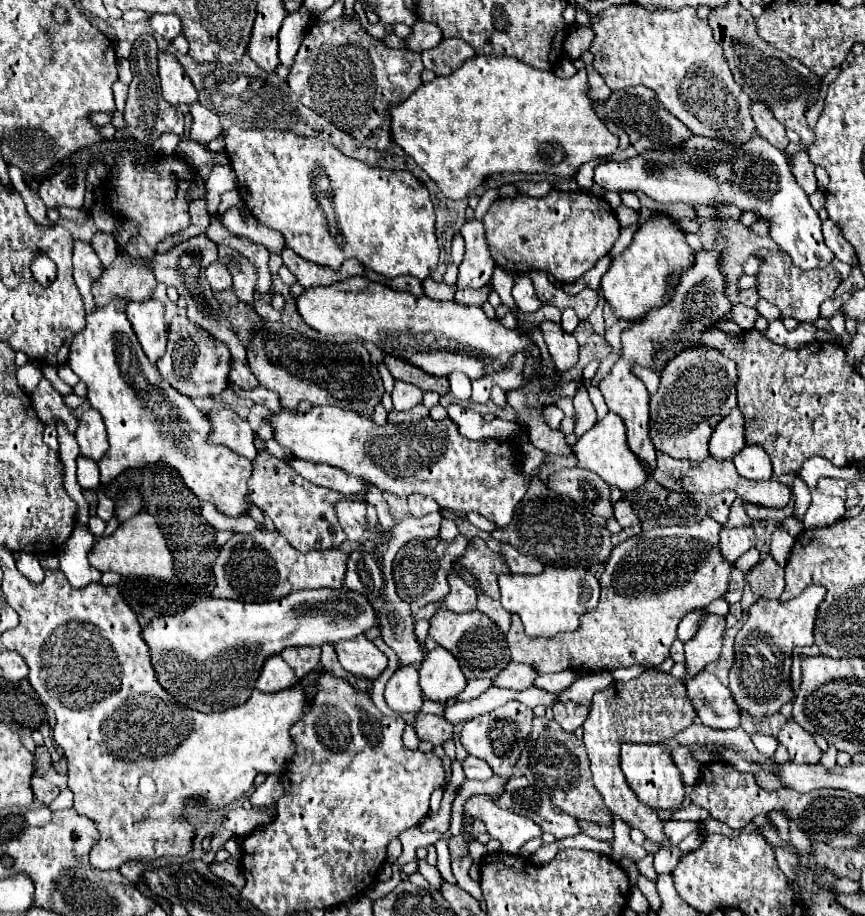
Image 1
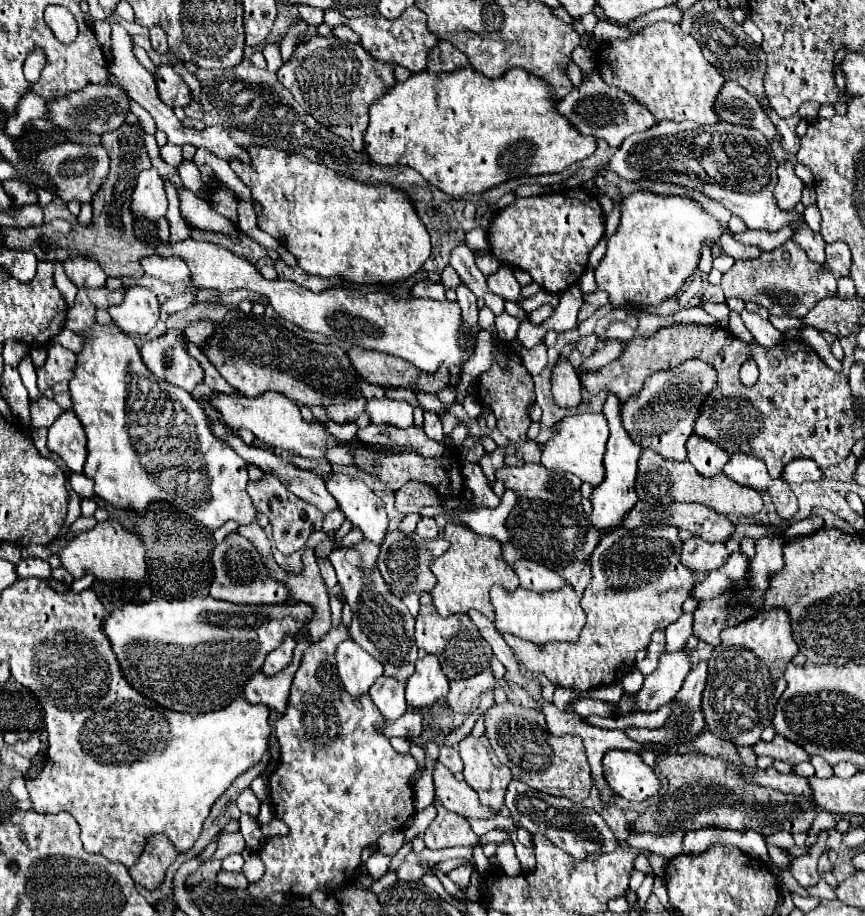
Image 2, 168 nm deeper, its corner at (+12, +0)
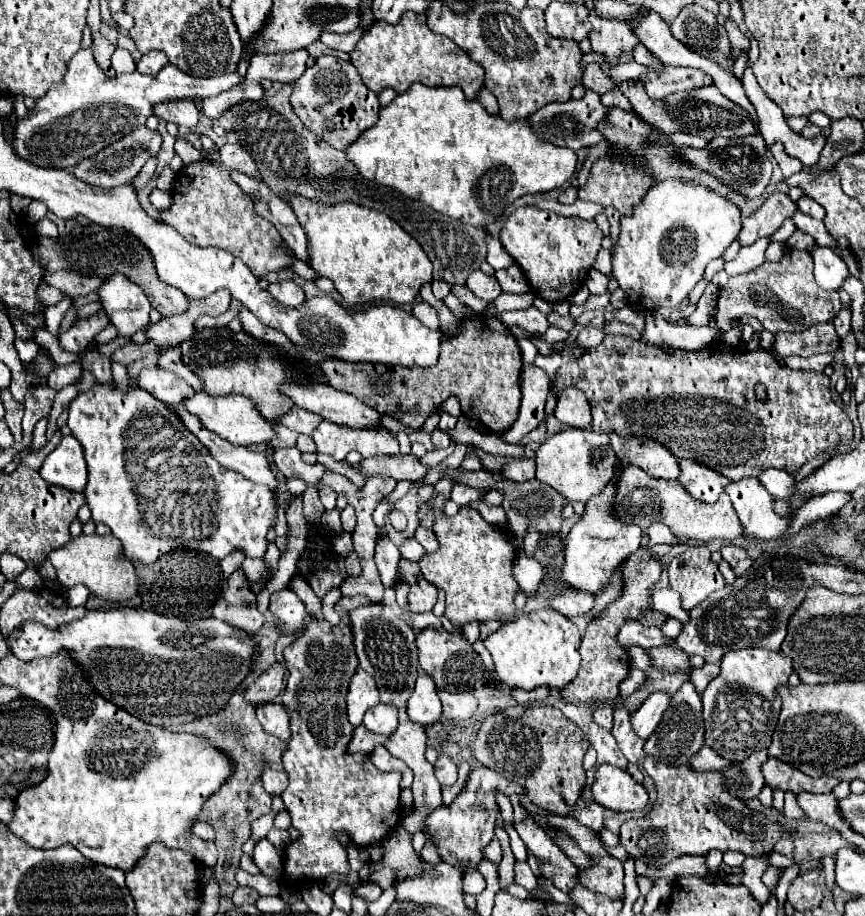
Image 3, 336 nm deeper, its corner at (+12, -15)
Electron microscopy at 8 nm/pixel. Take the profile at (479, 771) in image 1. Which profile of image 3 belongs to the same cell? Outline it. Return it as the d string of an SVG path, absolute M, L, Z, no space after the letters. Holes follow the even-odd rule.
M440 755L436 765L434 765L434 771L436 771L436 777L438 777L440 785L454 785L456 783L458 771L456 771L456 763L450 757Z

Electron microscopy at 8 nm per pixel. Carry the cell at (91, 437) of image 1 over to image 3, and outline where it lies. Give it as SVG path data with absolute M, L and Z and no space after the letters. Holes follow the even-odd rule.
M64 435L60 445L48 453L40 467L40 477L60 487L82 491L86 485L86 461L80 443L72 435Z

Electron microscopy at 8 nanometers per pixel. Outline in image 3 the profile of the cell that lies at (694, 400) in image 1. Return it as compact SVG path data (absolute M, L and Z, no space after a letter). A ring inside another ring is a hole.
M610 433L610 443L620 461L638 465L652 477L678 479L680 475L680 459L654 439L624 439L618 433Z

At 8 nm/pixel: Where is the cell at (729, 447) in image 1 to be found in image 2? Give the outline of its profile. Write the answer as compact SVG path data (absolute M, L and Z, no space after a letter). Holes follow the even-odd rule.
M690 436L686 442L686 450L688 450L688 462L704 478L712 478L720 474L724 464L730 460L728 452L720 450L714 442L700 436Z

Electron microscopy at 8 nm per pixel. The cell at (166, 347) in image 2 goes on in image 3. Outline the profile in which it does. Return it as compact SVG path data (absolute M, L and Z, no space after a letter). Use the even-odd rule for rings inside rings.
M160 367L144 369L138 375L138 385L142 389L150 391L156 399L164 401L170 407L174 407L174 405L178 405L178 403L182 403L194 395L194 389L188 383L184 383L172 371L166 371Z

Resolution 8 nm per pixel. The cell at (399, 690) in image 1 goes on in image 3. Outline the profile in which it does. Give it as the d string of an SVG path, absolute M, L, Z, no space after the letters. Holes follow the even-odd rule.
M378 703L364 715L364 727L378 735L392 735L398 727L398 709L392 703Z

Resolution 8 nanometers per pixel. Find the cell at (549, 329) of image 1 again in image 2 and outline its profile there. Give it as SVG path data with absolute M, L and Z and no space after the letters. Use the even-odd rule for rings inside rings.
M562 360L552 370L552 394L554 402L562 408L576 408L582 402L580 396L582 382L576 370L570 366L568 360Z

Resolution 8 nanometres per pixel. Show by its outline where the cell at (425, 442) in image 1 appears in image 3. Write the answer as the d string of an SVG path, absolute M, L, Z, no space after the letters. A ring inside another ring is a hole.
M196 393L194 397L184 401L186 409L196 415L206 429L220 435L226 441L232 441L236 445L250 445L250 443L272 443L276 439L276 431L272 423L256 409L256 405L242 397L242 395L230 395L230 397L212 397L208 393Z

